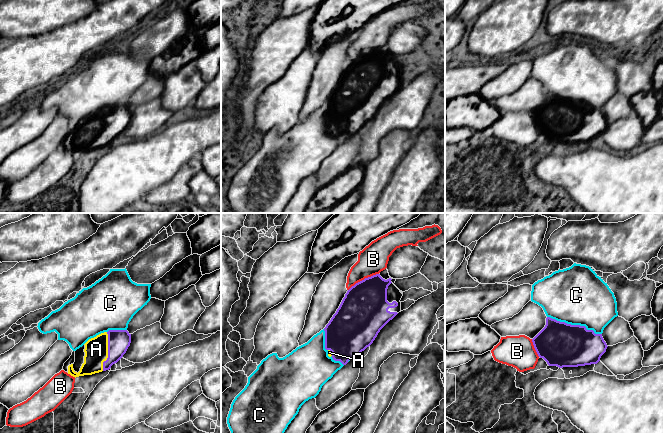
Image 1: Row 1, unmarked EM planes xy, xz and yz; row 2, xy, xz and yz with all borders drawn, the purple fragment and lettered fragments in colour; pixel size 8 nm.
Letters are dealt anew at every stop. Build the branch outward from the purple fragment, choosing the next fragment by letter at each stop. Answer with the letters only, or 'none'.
A

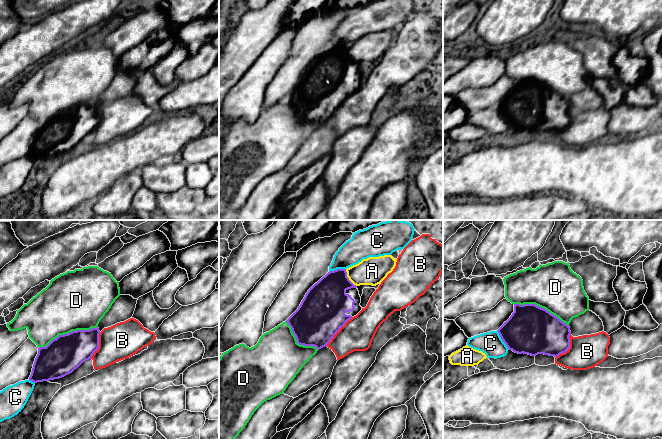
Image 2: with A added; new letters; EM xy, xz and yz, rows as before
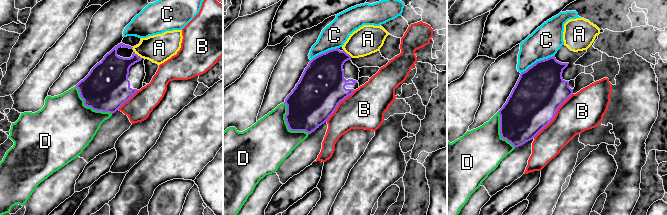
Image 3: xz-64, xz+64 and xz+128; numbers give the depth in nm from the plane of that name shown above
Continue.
none

